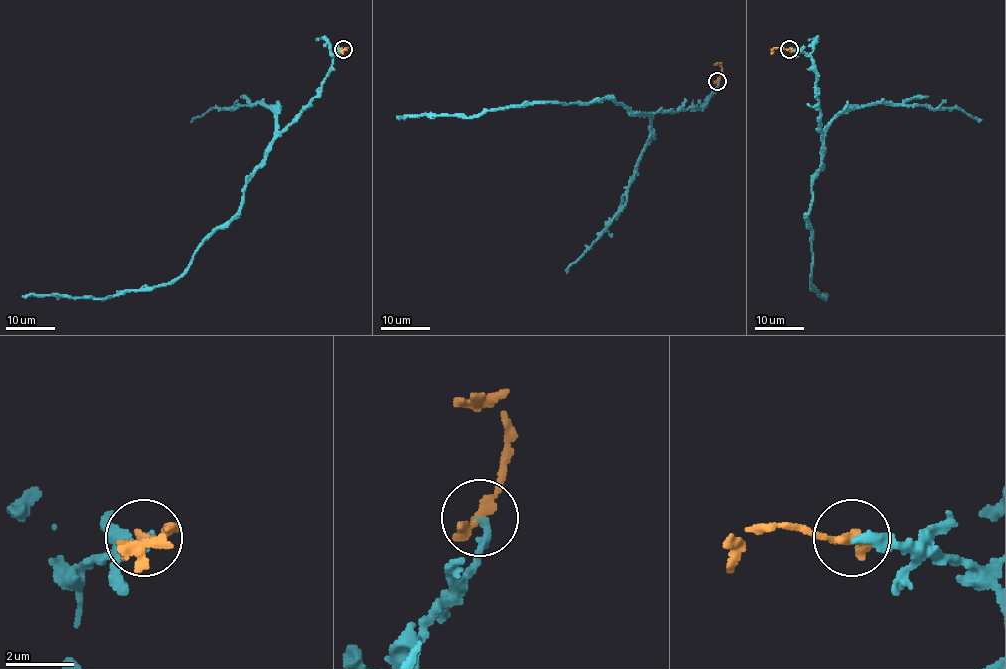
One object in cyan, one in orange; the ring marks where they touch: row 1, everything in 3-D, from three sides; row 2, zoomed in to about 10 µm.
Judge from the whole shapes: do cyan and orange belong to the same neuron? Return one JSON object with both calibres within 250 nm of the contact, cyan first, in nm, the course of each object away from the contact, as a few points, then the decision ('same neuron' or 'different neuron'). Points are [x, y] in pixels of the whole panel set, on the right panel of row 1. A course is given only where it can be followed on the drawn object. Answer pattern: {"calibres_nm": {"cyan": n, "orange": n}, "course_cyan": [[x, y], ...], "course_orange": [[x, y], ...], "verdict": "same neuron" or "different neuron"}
{"calibres_nm": {"cyan": 240, "orange": 360}, "course_cyan": [[790, 49], [801, 49], [811, 57], [816, 74], [822, 167], [812, 184], [807, 215], [812, 286], [824, 295]], "course_orange": [[790, 49], [776, 48], [771, 54]], "verdict": "same neuron"}

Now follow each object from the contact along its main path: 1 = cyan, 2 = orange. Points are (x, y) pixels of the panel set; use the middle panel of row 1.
1: (718, 81), (703, 107), (678, 111), (634, 113), (610, 98), (501, 107), (471, 117), (396, 116)
2: (718, 81), (721, 67), (716, 62)

